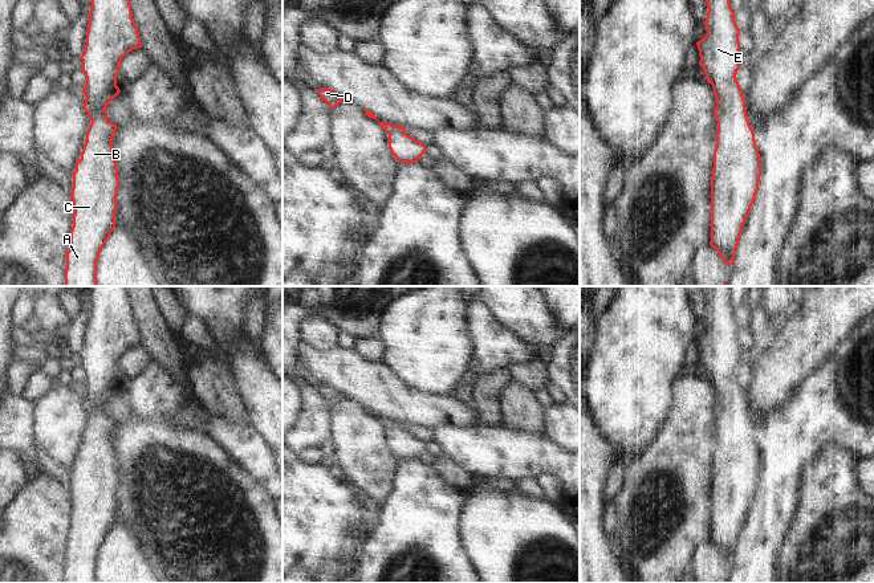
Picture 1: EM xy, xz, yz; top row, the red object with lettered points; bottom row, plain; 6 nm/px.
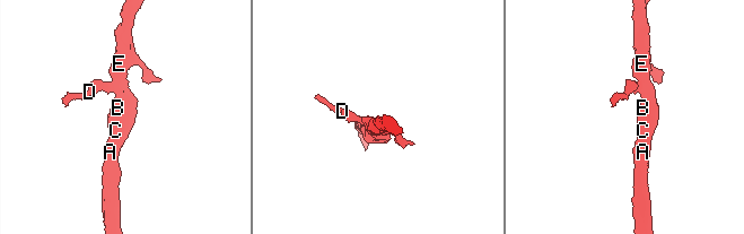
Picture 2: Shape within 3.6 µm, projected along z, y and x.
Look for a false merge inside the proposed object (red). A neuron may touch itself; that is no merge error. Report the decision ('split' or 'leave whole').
split

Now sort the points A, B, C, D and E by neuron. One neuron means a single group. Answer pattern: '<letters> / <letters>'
A B C E / D

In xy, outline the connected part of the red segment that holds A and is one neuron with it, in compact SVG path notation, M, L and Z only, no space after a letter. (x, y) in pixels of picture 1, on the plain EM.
M93 413L73 472L73 523L66 549L65 583L99 583L97 559L115 525L118 465L113 449L117 421Z

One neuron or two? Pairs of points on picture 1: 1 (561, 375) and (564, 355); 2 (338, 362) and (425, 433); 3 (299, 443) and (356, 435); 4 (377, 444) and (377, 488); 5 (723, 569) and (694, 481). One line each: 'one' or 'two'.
1: one
2: two
3: two
4: one
5: two

